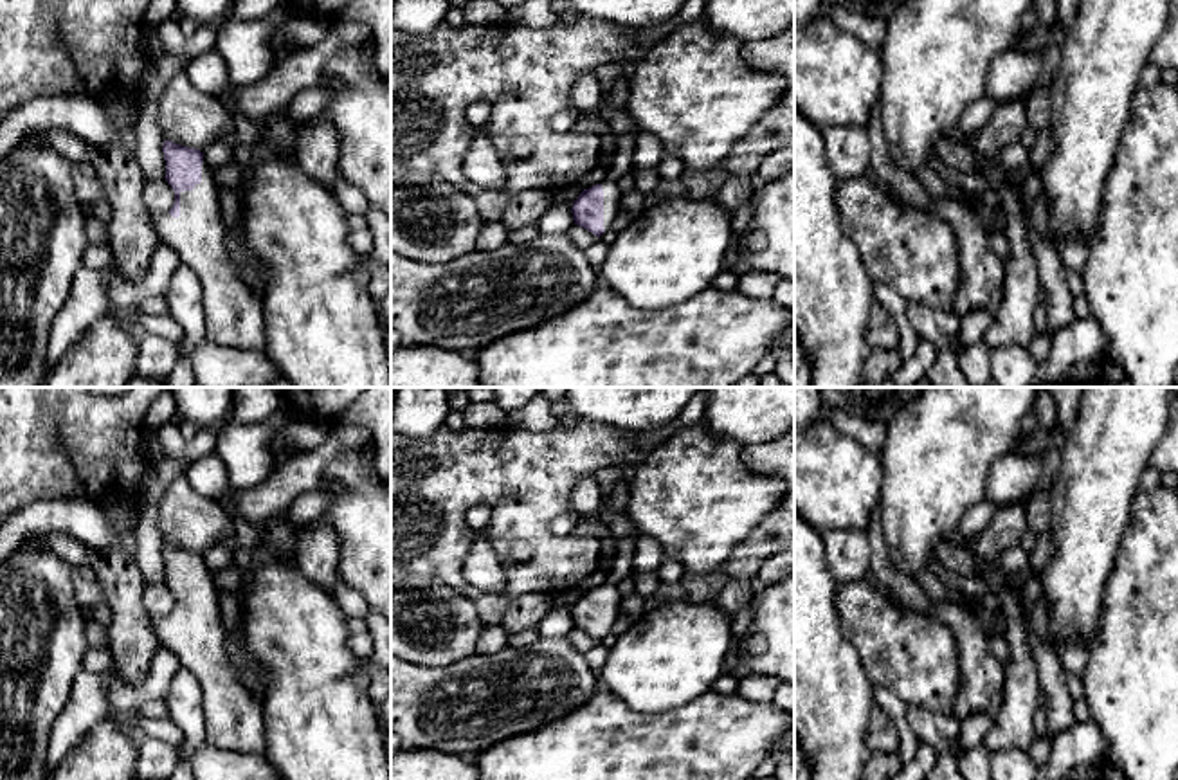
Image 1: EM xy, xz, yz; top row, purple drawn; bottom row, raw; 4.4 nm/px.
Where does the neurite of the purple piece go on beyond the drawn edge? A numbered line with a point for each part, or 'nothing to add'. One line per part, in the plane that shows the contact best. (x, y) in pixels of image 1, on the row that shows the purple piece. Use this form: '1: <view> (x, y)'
1: xy (233, 314)

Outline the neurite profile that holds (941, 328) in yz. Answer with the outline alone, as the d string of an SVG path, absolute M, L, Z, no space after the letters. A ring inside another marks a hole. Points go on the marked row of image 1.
M906 303L906 313L919 339L929 340L938 351L956 355L955 340L960 331L960 317L956 313L933 310L920 303Z

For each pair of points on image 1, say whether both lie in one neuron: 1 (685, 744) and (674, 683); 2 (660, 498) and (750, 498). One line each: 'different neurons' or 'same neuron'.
1: different neurons
2: same neuron

